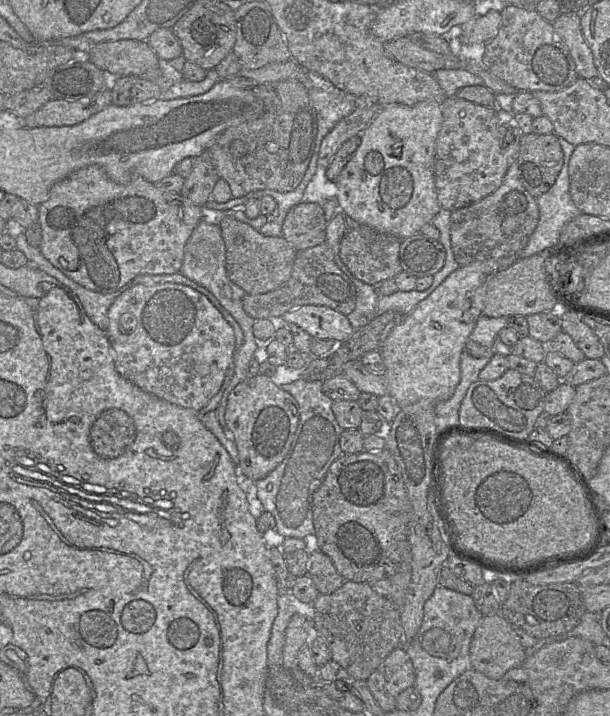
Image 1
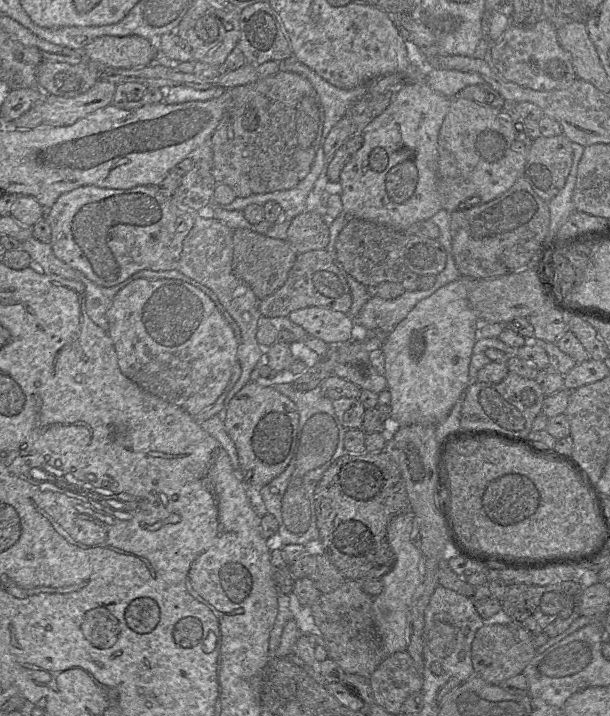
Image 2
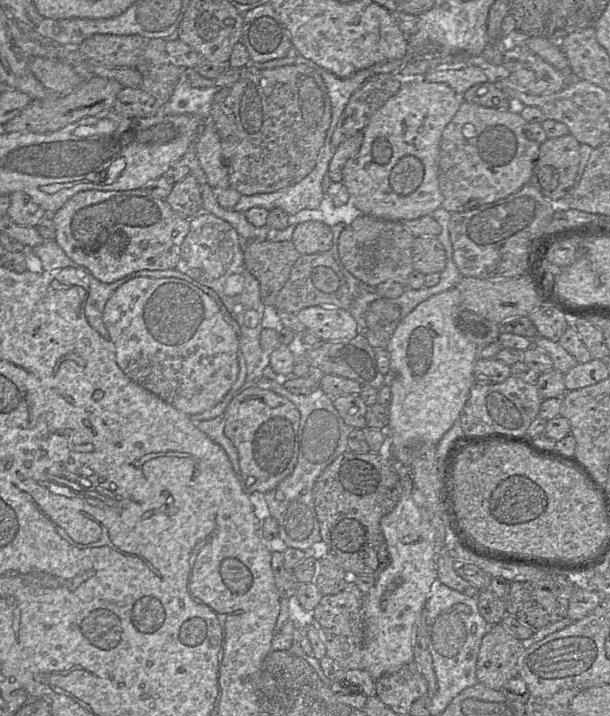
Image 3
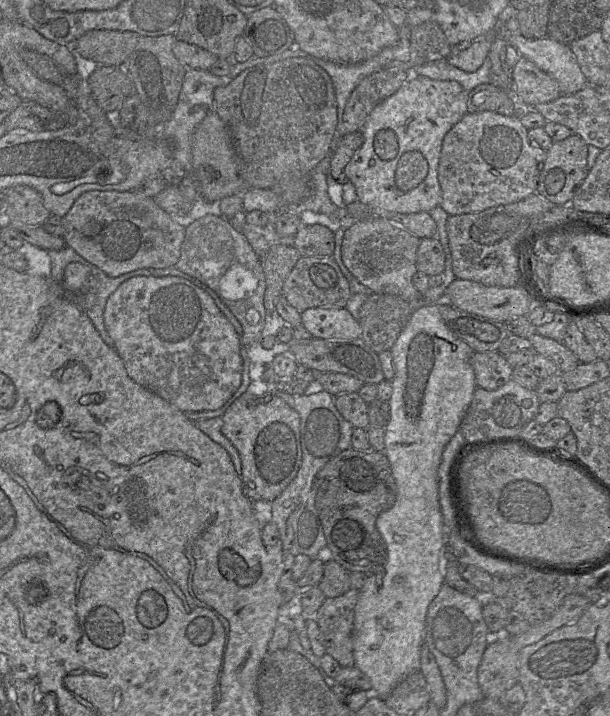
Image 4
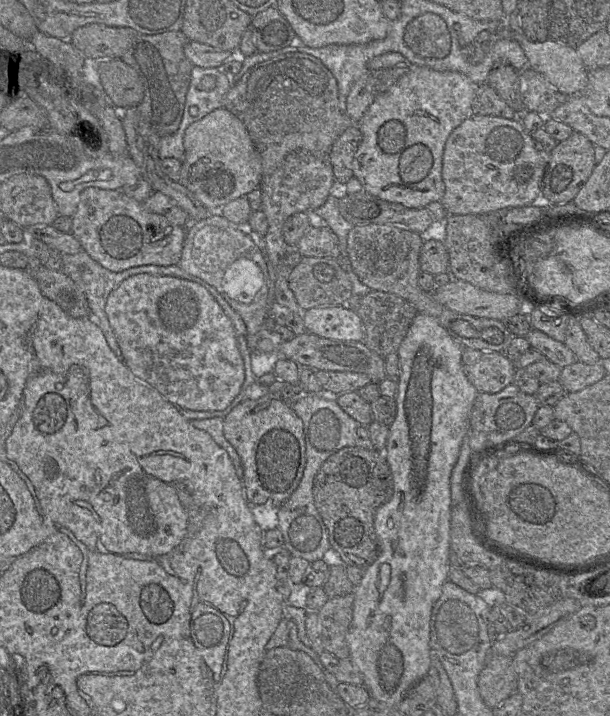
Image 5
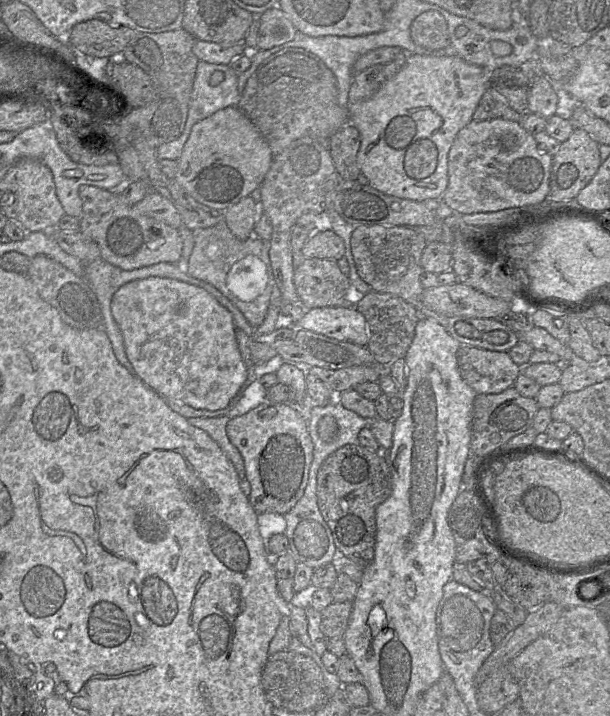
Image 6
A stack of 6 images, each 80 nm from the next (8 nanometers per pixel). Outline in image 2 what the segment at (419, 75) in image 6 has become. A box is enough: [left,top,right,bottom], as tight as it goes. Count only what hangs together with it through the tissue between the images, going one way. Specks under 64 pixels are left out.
[339,82,450,231]

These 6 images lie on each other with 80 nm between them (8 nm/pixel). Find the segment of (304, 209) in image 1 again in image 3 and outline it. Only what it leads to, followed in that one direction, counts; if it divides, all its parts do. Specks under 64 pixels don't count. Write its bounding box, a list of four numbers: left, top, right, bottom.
[291,220,333,254]

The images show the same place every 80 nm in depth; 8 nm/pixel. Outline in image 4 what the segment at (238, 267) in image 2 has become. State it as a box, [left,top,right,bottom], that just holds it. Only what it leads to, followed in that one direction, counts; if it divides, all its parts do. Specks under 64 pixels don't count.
[261,244,301,313]

